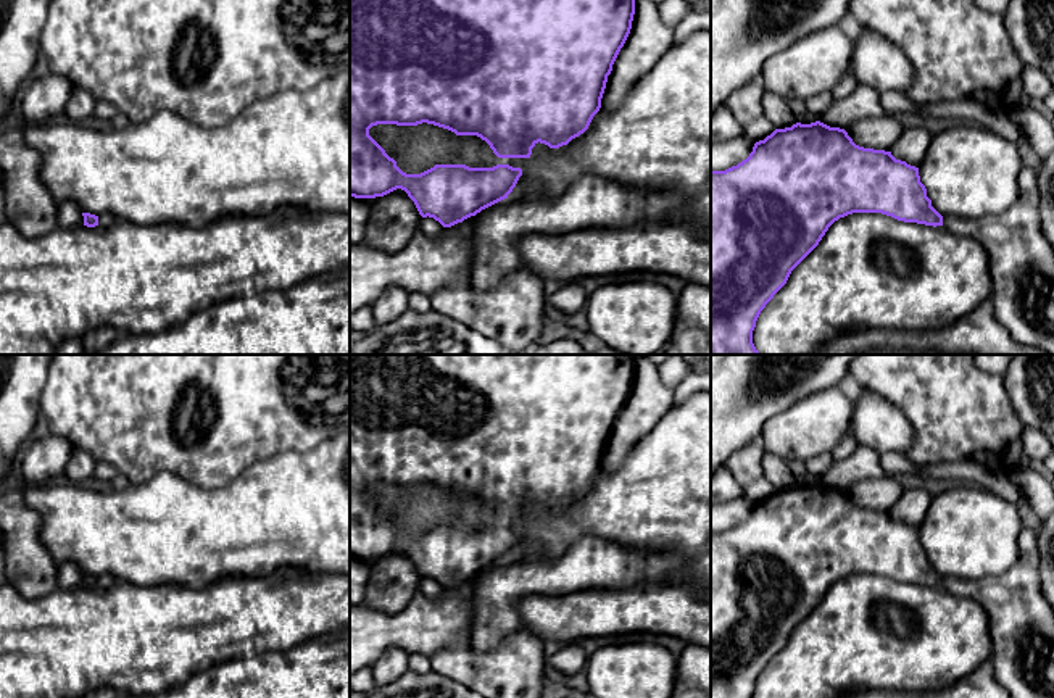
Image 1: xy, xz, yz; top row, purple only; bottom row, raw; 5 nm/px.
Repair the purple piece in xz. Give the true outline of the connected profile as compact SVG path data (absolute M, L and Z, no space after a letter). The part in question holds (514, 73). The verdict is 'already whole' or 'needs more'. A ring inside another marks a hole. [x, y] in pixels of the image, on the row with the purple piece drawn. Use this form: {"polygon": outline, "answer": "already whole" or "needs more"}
{"polygon": "M350 0L350 197L376 198L401 189L414 202L422 218L434 218L443 227L463 222L508 198L522 176L521 168L509 164L493 168L435 164L421 174L406 174L369 135L369 129L377 124L417 126L427 123L448 129L456 135L477 135L490 145L498 158L530 158L532 148L538 142L550 148L567 145L588 129L593 116L600 111L608 76L630 34L633 15L635 0Z", "answer": "already whole"}

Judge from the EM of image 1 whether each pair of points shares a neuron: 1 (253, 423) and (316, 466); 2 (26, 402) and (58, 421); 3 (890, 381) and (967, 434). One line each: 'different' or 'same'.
1: different
2: different
3: same

